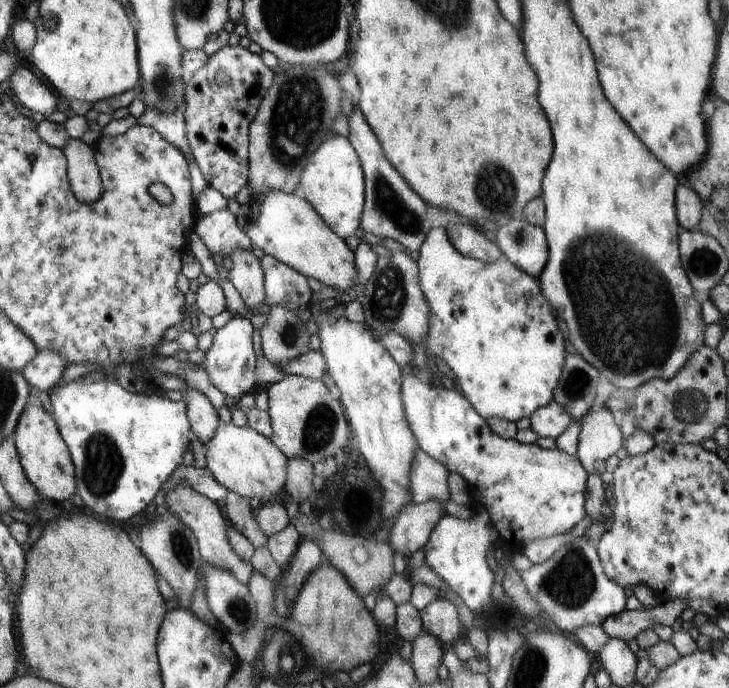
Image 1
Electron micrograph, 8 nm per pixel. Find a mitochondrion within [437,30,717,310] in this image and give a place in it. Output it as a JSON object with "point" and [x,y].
{"point":[501,193]}

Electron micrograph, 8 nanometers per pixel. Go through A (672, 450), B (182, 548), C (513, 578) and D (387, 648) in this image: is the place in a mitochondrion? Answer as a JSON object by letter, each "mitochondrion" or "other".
{"A":"other","B":"mitochondrion","C":"other","D":"other"}

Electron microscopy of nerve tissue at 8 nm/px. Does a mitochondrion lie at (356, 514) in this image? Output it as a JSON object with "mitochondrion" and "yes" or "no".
{"mitochondrion":"no"}

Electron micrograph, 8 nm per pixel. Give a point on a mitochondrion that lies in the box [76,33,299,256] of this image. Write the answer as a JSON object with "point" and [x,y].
{"point":[162,83]}

